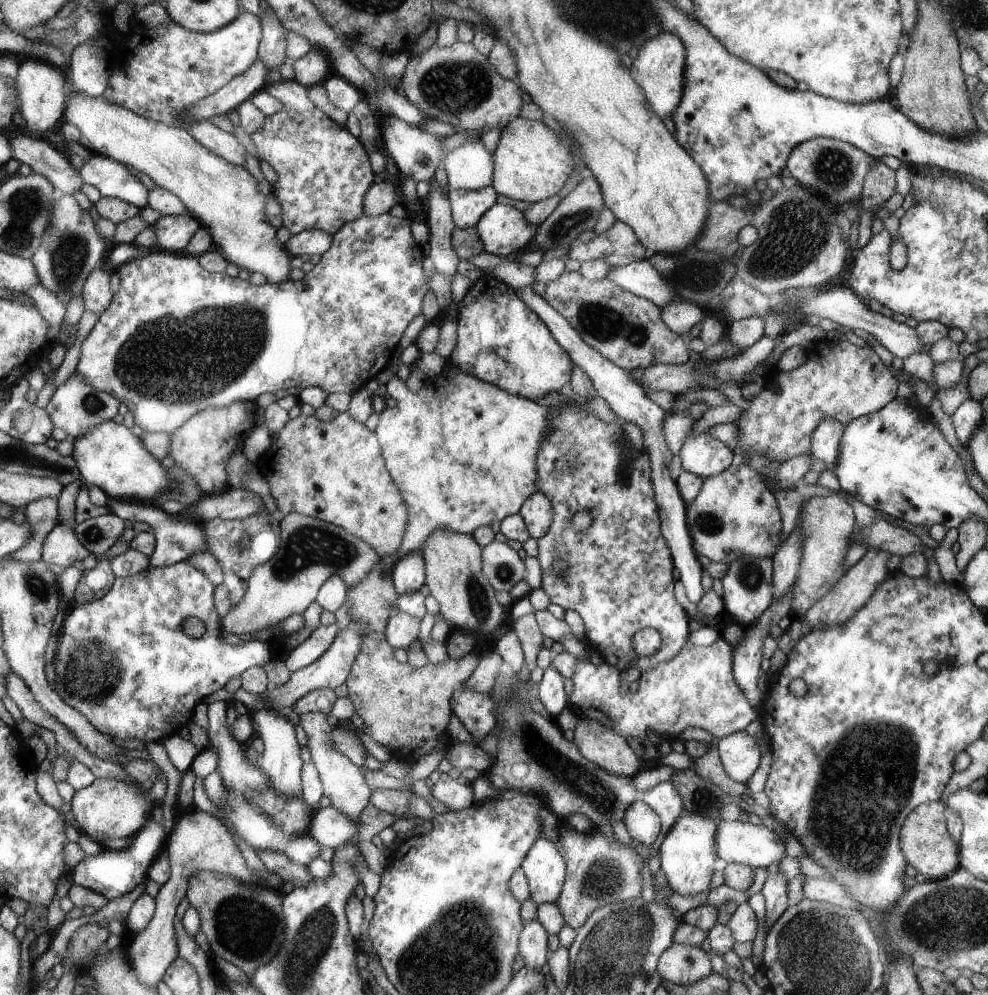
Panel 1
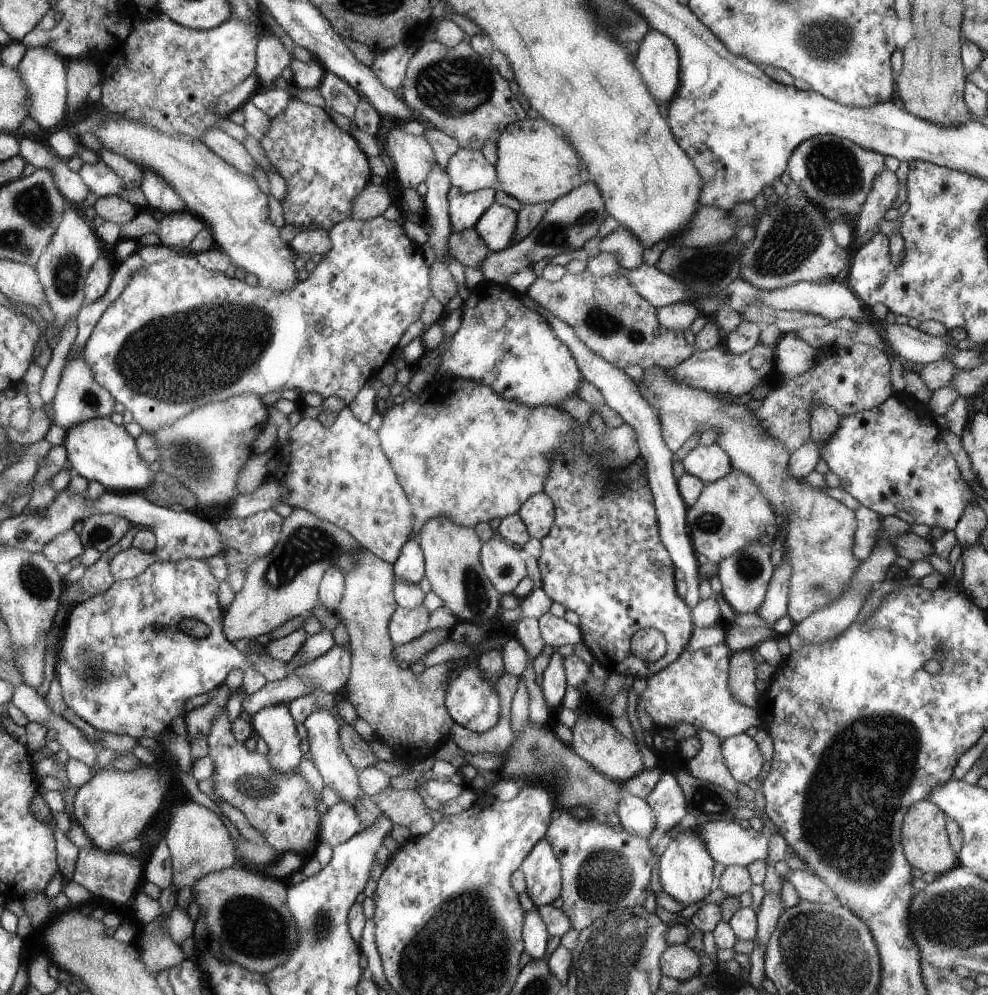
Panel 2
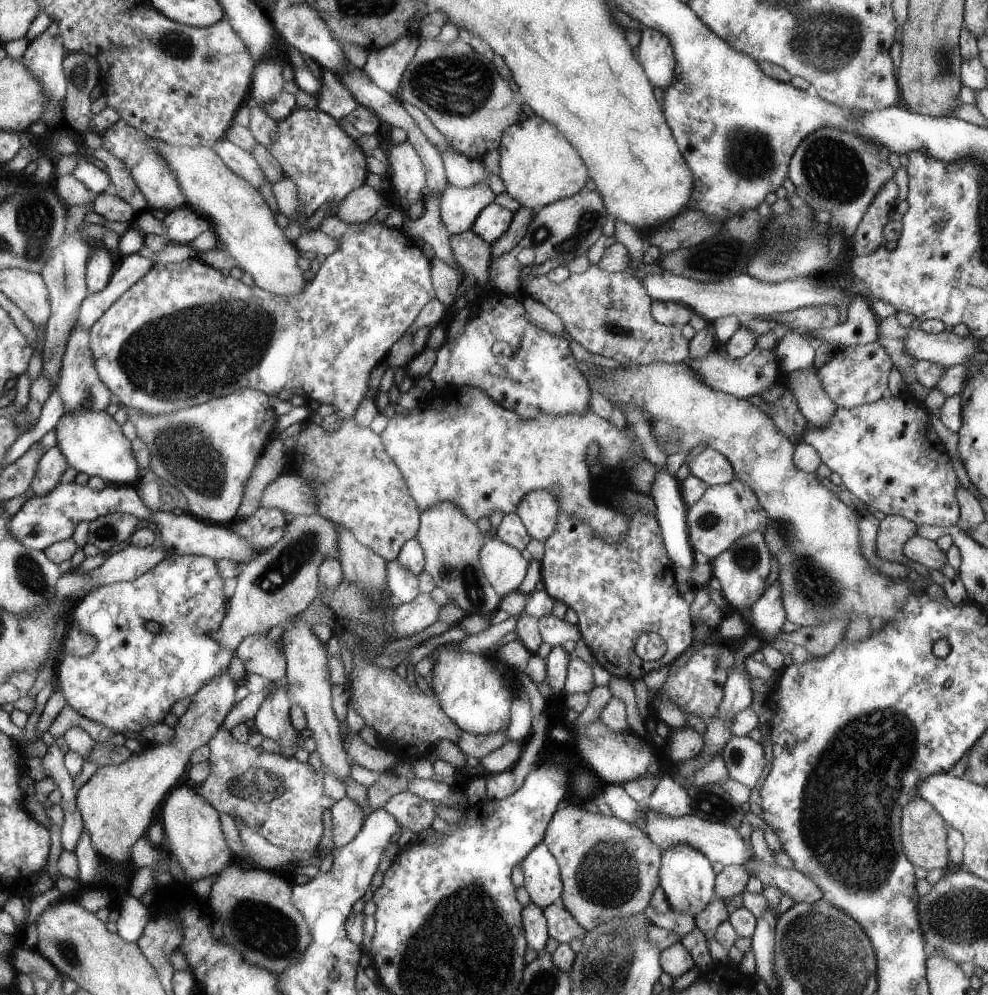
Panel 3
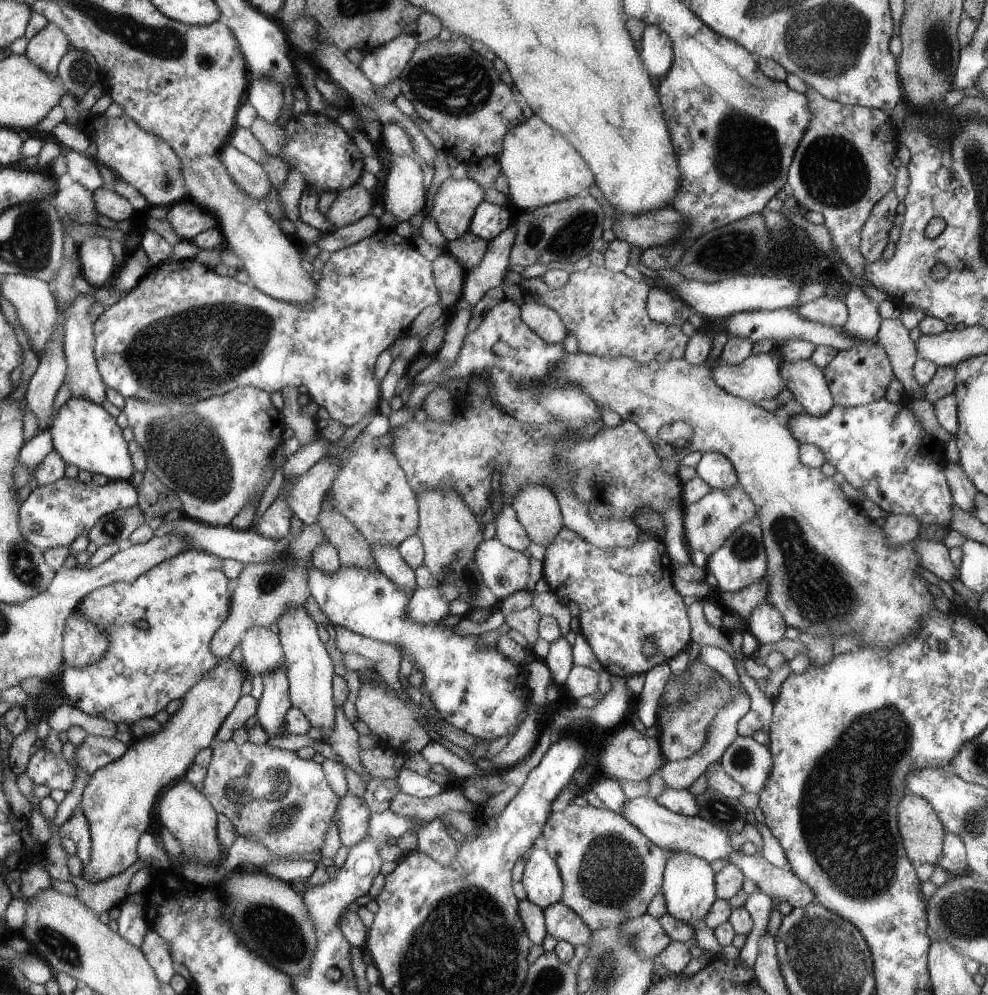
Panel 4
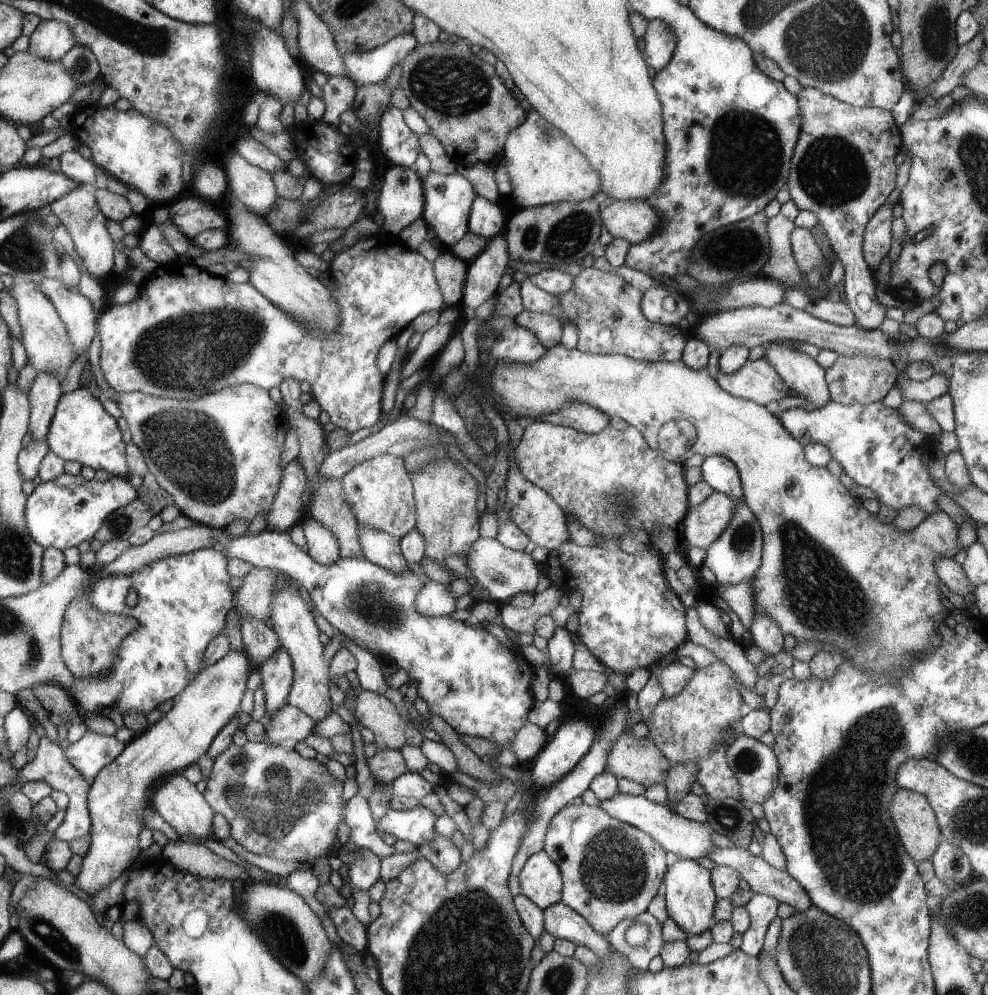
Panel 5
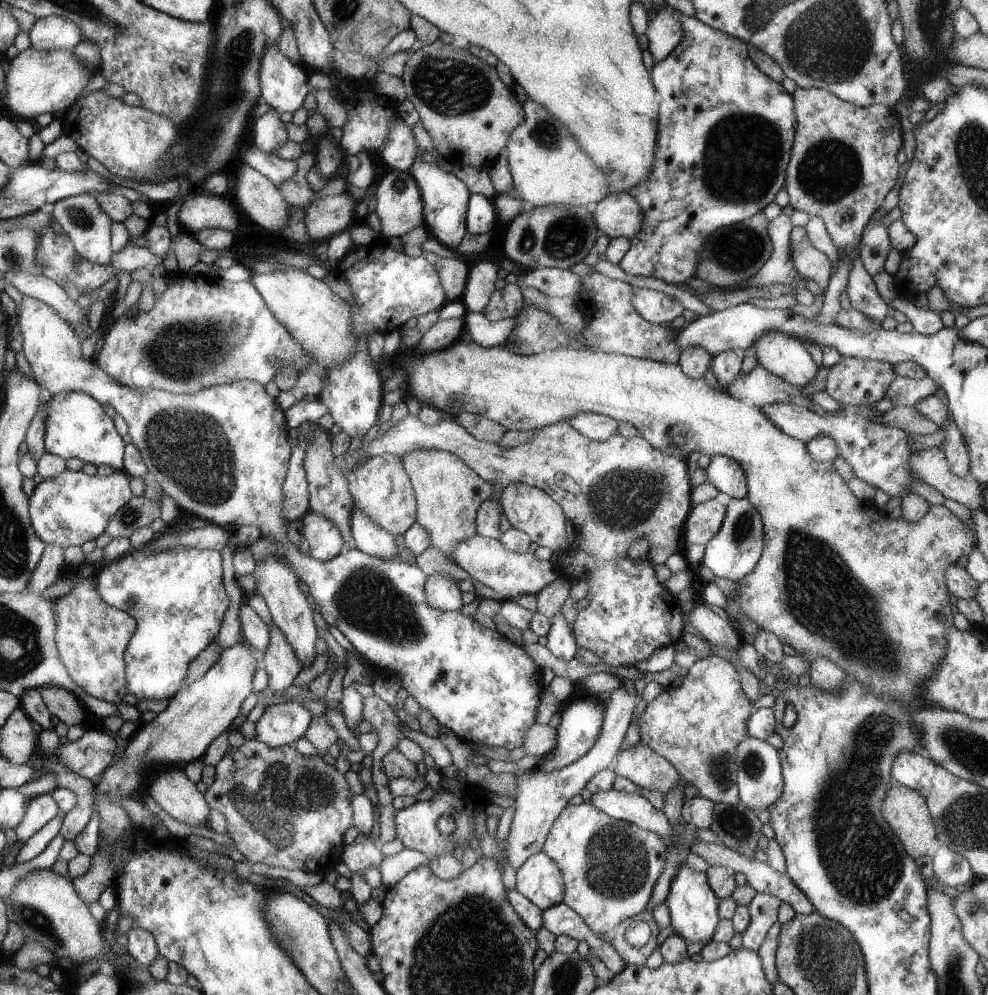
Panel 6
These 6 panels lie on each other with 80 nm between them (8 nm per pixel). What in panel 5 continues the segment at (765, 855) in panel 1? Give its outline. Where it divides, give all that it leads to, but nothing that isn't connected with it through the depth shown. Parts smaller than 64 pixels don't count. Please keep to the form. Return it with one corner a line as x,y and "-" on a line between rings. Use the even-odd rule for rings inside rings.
616,793
612,798
600,801
597,806
605,813
609,813
611,817
617,817
618,820
625,821
647,832
664,846
666,852
674,852
680,859
697,861
698,858
704,858
713,853
716,848
712,844
711,834
713,832
707,825
686,820
678,813
671,811
666,805
651,802
644,795

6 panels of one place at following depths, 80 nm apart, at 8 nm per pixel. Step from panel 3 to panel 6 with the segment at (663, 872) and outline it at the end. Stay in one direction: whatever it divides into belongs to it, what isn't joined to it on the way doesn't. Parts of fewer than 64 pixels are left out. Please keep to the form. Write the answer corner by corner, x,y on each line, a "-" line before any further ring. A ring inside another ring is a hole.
682,864
680,870
674,874
670,892
665,899
666,907
670,912
671,925
680,937
684,937
689,943
704,942
704,945
713,940
714,932
721,923
720,898
713,892
709,884
709,877
704,872
698,872

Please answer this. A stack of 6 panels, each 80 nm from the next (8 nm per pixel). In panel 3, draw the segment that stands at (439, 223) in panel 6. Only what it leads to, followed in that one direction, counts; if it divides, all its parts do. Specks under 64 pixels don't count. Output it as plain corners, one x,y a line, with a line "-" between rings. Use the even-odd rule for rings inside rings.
486,183
466,188
449,184
441,192
439,215
450,236
470,230
477,216
493,202
495,196

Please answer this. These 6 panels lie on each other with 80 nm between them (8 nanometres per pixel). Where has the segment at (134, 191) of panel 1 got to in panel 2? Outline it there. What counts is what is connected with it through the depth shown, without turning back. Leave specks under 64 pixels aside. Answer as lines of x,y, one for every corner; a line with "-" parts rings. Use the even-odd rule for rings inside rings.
100,160
94,165
84,163
78,174
89,185
91,192
94,192
98,197
119,195
122,193
121,178

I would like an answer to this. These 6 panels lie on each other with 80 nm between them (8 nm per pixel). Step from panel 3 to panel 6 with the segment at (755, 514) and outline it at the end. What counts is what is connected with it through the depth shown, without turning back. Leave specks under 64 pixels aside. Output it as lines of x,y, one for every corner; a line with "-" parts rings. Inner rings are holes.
712,498
694,506
685,523
684,538
687,545
706,545
724,526
729,506

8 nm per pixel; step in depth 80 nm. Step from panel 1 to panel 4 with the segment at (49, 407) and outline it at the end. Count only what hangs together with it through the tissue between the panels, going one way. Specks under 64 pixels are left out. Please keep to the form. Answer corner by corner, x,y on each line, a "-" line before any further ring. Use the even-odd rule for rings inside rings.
82,293
63,310
65,327
63,351
67,362
65,378
68,379
72,397
85,398
96,404
102,404
106,400
106,385
98,372
93,347
95,334
90,311
94,303
94,297

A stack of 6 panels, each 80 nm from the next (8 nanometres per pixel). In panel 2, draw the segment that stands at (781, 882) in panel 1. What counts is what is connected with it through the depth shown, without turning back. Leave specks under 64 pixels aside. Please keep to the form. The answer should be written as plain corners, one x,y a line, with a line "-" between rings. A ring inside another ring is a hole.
766,892
757,912
757,931
754,938
754,942
760,944
762,950
766,950
767,942
784,910
786,909
780,894

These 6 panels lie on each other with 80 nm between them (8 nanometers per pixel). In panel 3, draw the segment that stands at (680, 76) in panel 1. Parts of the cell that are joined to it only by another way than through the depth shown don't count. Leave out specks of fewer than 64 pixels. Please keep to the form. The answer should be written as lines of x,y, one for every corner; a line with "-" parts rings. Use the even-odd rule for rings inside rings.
642,27
638,56
650,82
667,89
676,75
676,53
672,42
658,29

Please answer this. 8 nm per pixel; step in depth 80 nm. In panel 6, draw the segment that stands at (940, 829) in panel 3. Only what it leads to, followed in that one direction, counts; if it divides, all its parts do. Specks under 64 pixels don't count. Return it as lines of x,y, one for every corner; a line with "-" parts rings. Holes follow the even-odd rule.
894,786
888,790
886,800
882,806
882,816
896,837
900,840
904,851
913,859
926,856
930,843
936,835
936,824
930,814
926,800
916,790
906,788
906,786

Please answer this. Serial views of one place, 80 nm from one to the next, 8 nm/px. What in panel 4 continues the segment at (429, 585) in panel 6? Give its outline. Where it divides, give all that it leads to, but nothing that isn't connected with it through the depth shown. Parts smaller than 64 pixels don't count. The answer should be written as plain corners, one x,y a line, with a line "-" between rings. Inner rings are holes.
436,586
416,588
407,606
408,616
419,623
440,623
449,615
450,603

